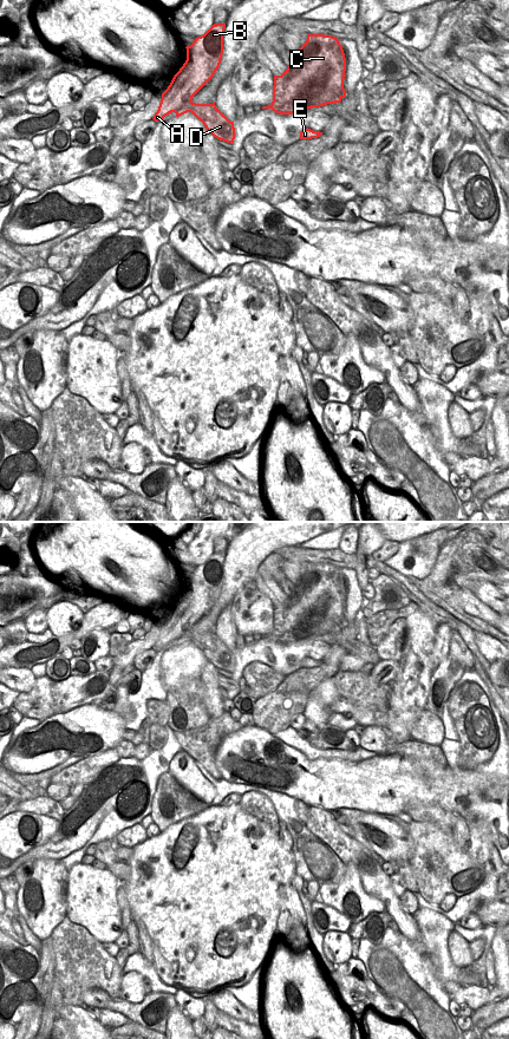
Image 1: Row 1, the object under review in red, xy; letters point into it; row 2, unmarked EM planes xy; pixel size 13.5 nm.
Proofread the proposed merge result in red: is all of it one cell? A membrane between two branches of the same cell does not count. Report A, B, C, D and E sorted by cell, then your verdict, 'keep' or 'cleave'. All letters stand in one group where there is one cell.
groups A B / C D E; cleave

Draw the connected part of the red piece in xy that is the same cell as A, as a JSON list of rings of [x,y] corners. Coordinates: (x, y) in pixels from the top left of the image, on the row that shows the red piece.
[[[214,24],[203,35],[187,46],[187,60],[174,76],[162,99],[155,122],[190,103],[192,97],[214,77],[223,54],[226,24]]]

